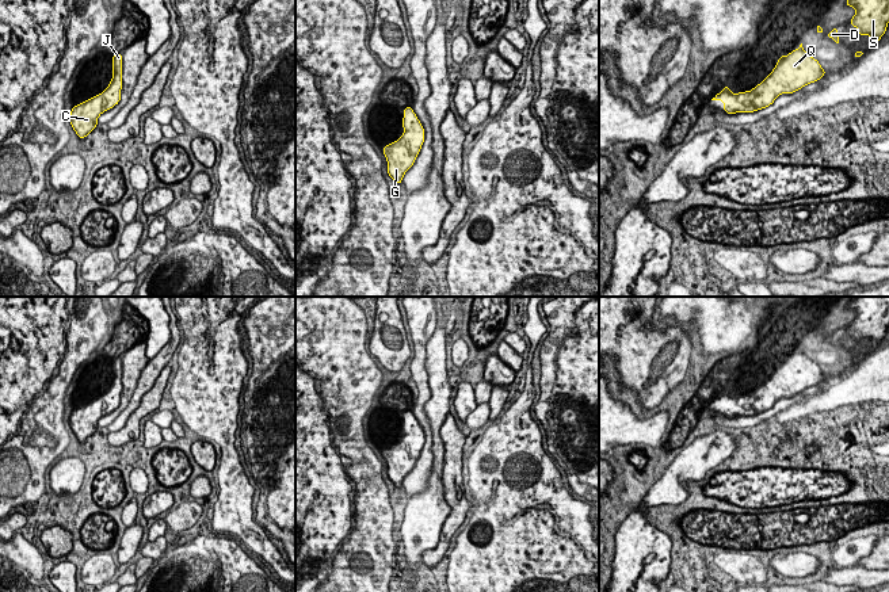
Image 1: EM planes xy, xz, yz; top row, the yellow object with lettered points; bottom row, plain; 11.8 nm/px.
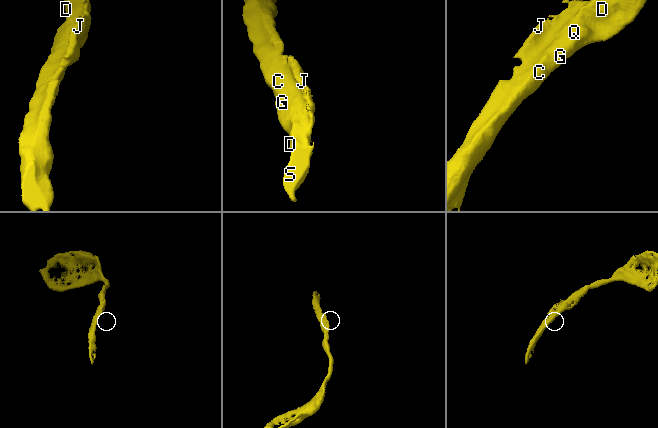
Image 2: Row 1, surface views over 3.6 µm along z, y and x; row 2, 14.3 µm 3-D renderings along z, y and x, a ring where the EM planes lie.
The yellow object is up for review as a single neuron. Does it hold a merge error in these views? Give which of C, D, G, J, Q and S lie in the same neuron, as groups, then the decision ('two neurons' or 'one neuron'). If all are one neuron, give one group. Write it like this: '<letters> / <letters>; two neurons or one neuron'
C D G Q S / J; two neurons

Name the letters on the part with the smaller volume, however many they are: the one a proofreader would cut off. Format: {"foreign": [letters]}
{"foreign": ["J"]}

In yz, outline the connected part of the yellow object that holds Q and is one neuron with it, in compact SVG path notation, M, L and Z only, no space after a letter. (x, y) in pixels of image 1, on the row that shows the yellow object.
M802 43L787 56L781 56L766 80L756 85L755 98L736 100L732 114L753 112L768 107L782 93L794 93L825 76L817 60L804 50Z

